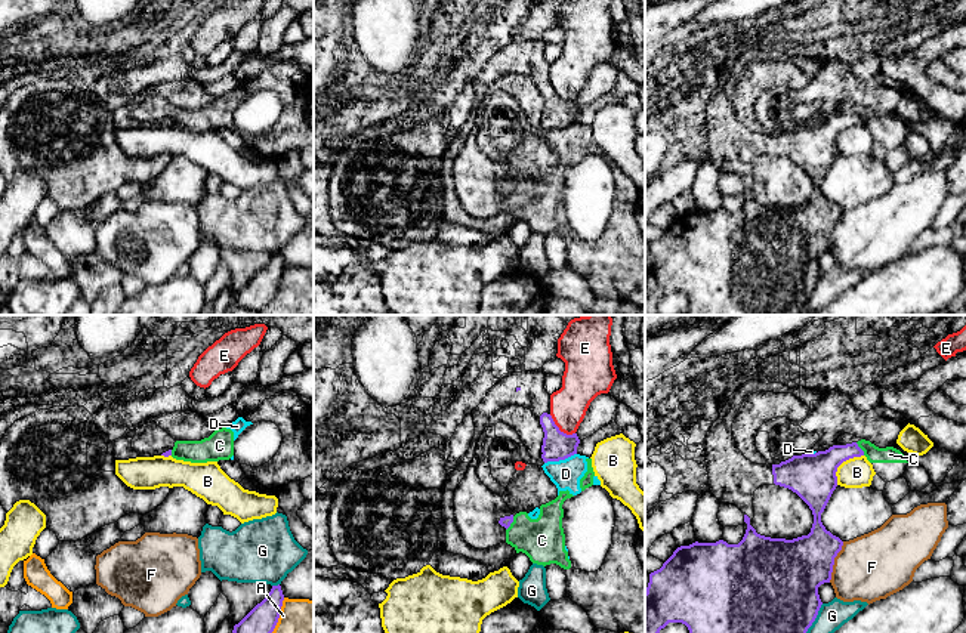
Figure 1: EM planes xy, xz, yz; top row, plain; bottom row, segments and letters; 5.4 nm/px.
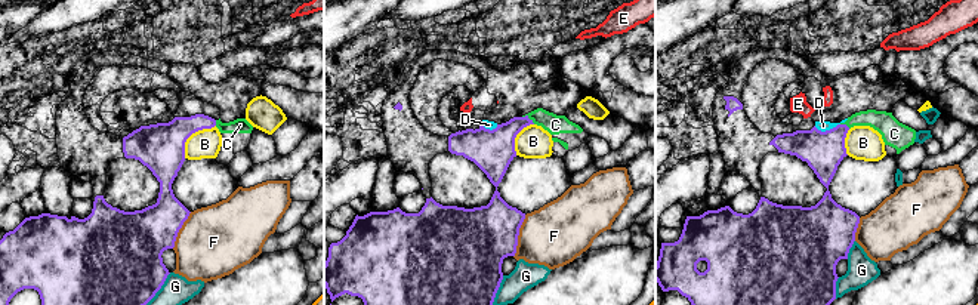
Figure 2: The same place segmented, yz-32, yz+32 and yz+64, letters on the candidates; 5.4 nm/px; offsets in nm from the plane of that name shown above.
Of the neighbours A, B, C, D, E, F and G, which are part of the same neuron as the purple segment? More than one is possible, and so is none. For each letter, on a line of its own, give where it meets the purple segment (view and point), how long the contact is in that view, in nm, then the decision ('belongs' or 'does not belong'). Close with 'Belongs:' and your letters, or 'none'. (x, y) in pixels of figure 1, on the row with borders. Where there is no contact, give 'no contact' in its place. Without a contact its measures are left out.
A: contact xy (278, 615); length 200 nm; does not belong
B: contact yz (842, 462); length 220 nm; does not belong
C: contact xz (511, 522); length 90 nm; does not belong
D: contact xz (559, 459); length 190 nm; does not belong
E: contact xz (558, 429); length 180 nm; does not belong
F: contact yz (833, 562); length 240 nm; does not belong
G: contact yz (815, 617); length 190 nm; does not belong
Belongs: none

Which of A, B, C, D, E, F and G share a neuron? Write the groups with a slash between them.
A / B / C D / E / F / G

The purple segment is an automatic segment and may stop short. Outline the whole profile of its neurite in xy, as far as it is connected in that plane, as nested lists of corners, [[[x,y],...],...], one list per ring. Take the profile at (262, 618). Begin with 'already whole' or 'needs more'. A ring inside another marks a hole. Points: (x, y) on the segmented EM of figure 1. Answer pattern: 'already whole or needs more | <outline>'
already whole | [[[272,586],[268,596],[234,626],[232,633],[272,633],[280,618],[283,600],[281,586]]]

